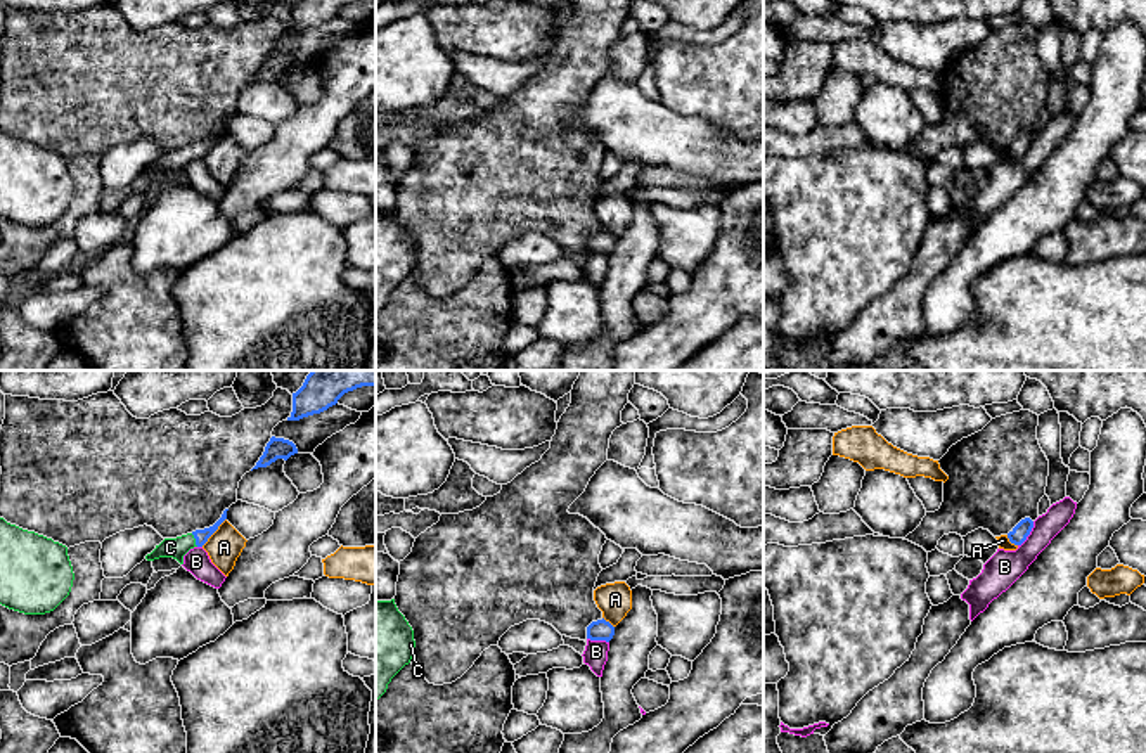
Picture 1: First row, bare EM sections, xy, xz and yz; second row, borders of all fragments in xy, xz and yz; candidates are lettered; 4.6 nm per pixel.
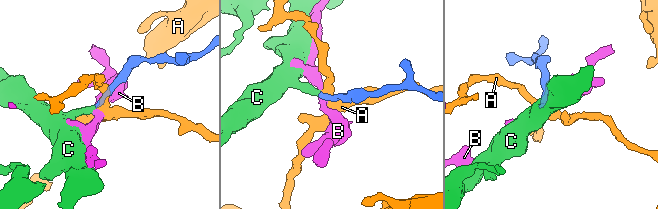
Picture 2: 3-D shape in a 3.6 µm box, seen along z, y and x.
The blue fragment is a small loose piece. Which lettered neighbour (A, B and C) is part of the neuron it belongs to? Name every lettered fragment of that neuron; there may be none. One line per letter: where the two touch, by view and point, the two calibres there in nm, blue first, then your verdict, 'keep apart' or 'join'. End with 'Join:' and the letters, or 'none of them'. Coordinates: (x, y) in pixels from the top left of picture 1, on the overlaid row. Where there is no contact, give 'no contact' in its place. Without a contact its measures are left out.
A: contact xy (215, 530); calibres 70 and 160 nm; keep apart
B: contact yz (1029, 534); calibres 80 and 160 nm; keep apart
C: contact xy (196, 540); calibres 70 and 100 nm; join
Join: C

